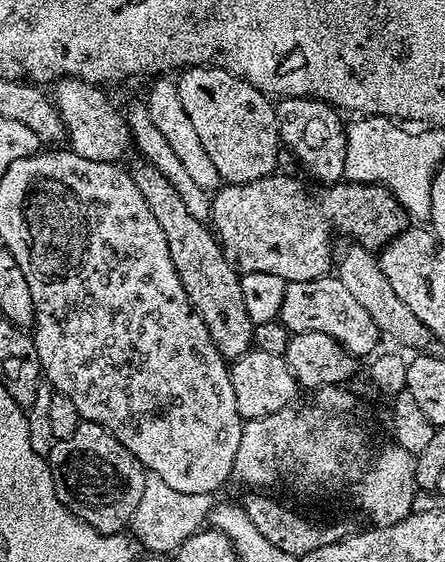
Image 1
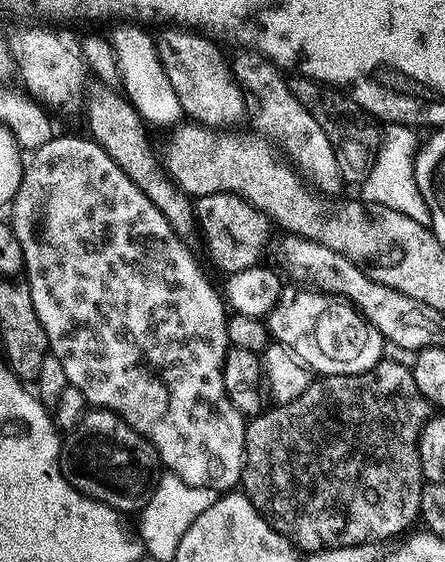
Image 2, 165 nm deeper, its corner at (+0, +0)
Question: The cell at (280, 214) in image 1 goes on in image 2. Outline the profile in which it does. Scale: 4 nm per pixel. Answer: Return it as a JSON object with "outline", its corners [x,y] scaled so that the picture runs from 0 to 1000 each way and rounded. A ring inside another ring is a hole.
{"outline":[[[490,342],[447,351],[438,358],[440,399],[458,418],[458,434],[467,440],[467,456],[503,482],[503,488],[530,486],[560,477],[584,463],[584,391],[587,379],[566,368],[546,351],[524,342]]]}

